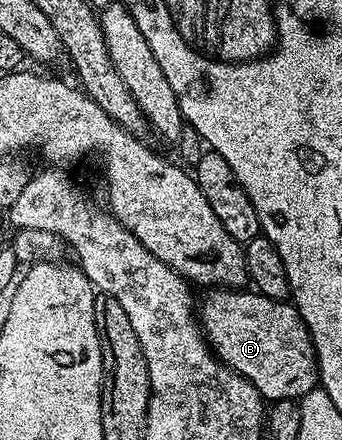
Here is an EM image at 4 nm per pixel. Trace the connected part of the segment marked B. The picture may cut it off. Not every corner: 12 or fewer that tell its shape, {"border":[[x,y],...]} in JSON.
{"border":[[213,288],[218,359],[270,403],[318,389],[292,301]]}

